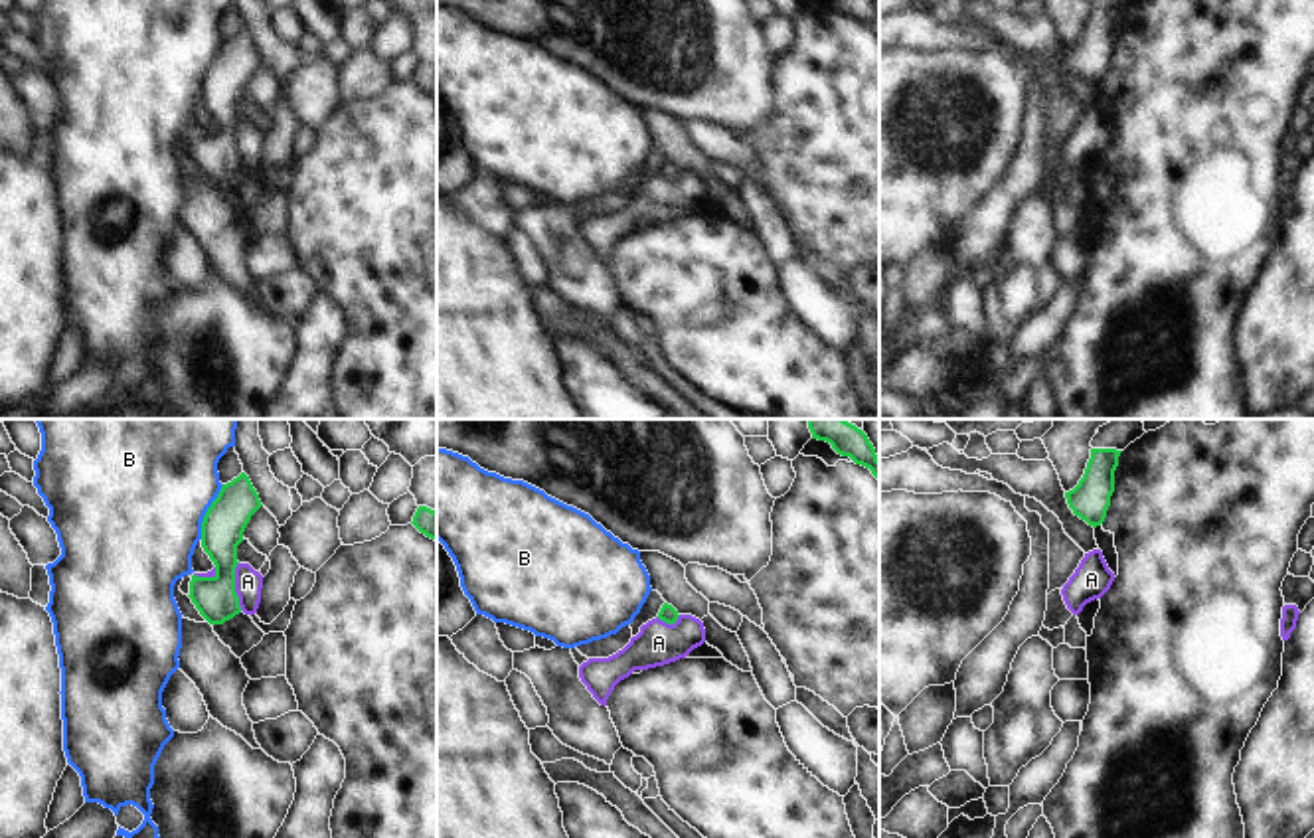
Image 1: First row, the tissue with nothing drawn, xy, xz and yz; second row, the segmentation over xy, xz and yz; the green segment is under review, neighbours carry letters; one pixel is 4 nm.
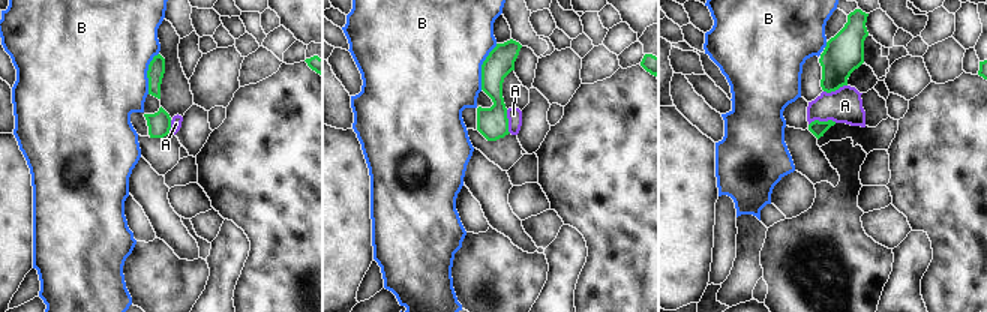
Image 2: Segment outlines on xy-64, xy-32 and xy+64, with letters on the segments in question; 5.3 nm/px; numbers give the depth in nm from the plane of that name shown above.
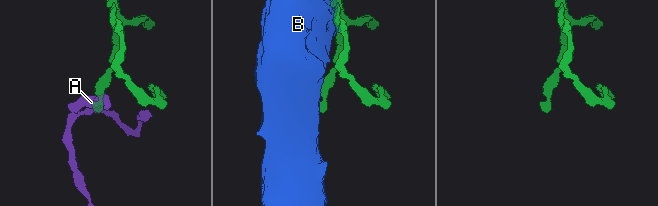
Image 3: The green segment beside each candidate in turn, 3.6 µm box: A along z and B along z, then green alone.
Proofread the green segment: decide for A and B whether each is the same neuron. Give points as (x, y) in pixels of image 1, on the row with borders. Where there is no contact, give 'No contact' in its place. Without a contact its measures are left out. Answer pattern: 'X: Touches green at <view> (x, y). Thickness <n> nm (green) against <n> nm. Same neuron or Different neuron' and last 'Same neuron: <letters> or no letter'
A: Touches green at xy (234, 586). Thickness 180 nm (green) against 110 nm. Different neuron
B: Touches green at xy (206, 512). Thickness 180 nm (green) against 500 nm. Different neuron
Same neuron: no letter

